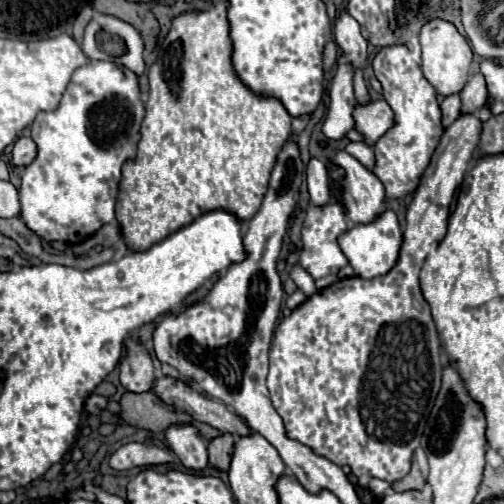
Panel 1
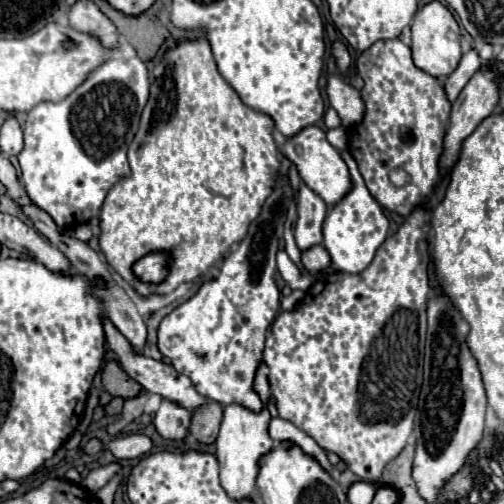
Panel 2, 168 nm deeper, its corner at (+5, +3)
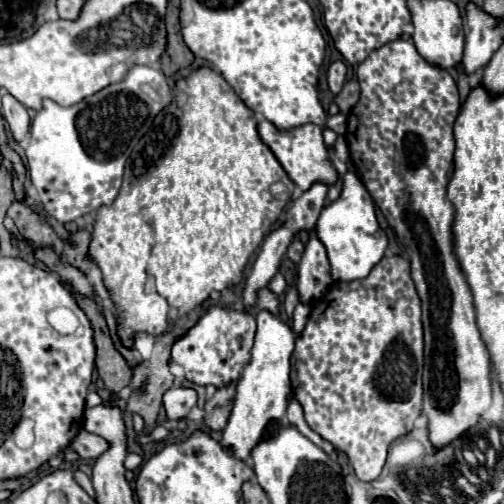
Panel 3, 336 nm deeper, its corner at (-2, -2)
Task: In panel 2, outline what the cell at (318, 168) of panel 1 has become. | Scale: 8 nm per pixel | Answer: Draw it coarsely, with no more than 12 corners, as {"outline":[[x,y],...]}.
{"outline":[[305,183],[297,195],[295,243],[321,245],[325,201]]}

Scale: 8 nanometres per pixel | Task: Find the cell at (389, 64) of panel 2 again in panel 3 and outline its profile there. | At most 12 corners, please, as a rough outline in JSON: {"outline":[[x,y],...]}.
{"outline":[[398,38],[356,70],[350,158],[422,298],[434,450],[492,404],[452,252],[458,88]]}

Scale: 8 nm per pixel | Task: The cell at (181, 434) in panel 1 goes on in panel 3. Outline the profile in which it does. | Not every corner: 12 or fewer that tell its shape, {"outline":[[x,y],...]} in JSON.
{"outline":[[192,388],[164,394],[168,420],[182,420],[196,406]]}

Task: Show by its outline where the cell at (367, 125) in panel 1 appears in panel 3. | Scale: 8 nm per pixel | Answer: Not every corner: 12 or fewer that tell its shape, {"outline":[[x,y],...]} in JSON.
{"outline":[[344,62],[328,68],[328,86],[332,94],[340,94],[346,80]]}

